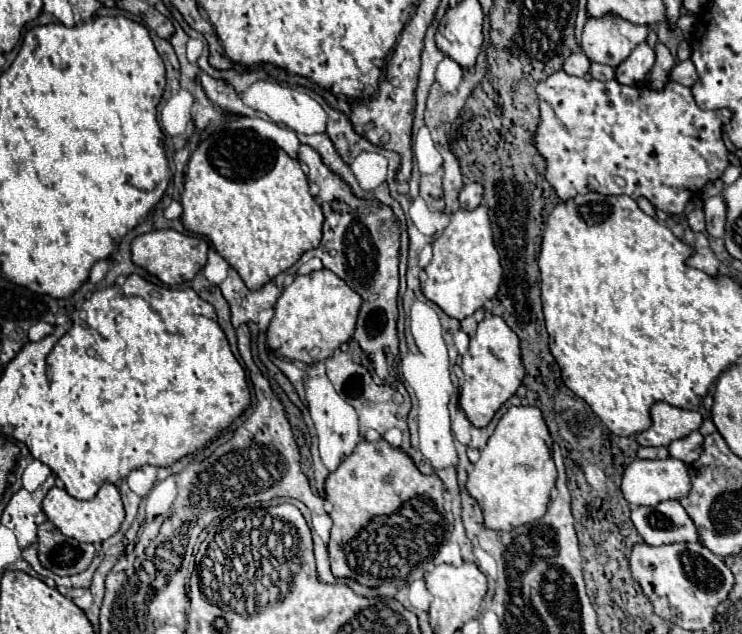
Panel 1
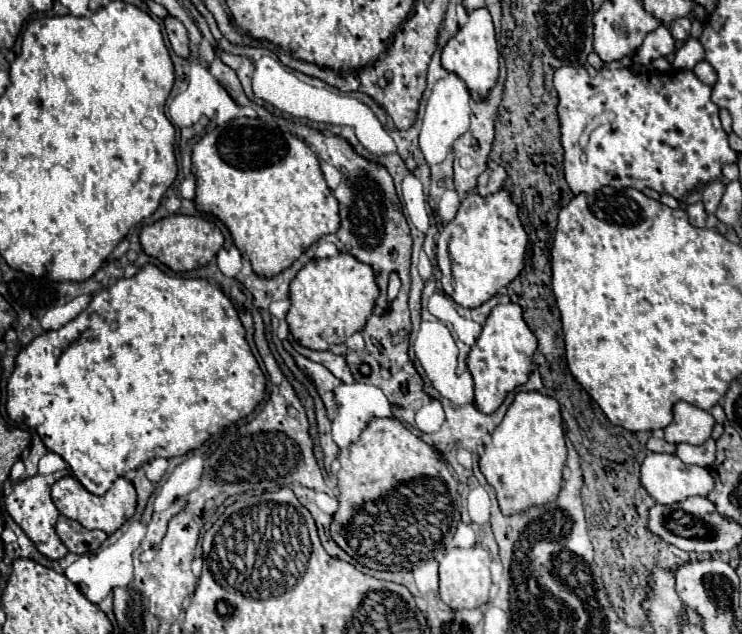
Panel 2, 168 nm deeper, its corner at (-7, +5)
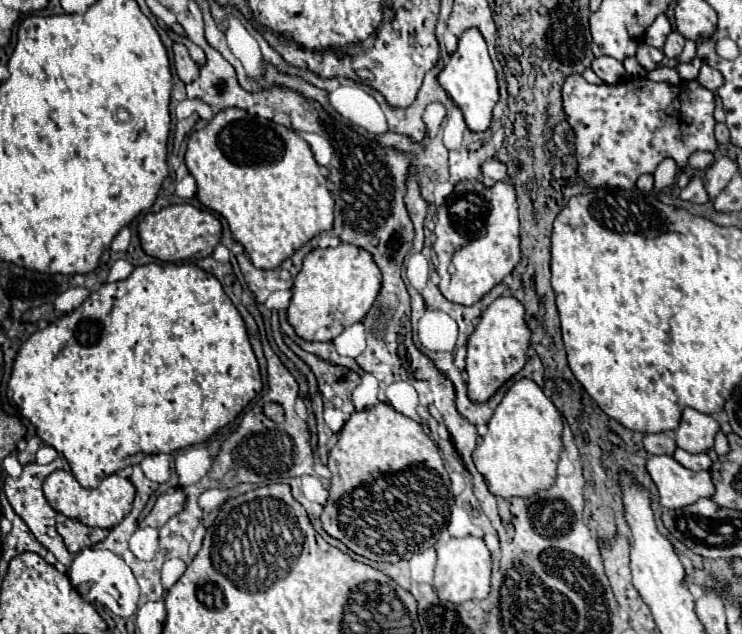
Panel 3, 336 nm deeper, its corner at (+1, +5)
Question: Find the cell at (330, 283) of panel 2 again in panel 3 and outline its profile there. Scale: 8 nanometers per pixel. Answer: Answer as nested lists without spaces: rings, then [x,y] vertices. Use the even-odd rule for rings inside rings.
[[[340,243],[334,249],[314,249],[304,257],[304,265],[294,279],[292,299],[288,307],[288,323],[296,329],[296,333],[304,341],[332,341],[334,333],[352,323],[362,321],[362,317],[370,311],[378,291],[380,291],[380,269],[374,265],[374,259],[364,249],[346,243]]]

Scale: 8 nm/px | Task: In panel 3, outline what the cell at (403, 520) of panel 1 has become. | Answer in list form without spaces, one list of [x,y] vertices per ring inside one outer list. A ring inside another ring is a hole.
[[[378,403],[374,409],[352,413],[338,443],[328,453],[328,469],[332,471],[332,479],[330,497],[320,517],[322,529],[356,555],[378,563],[398,563],[406,555],[434,547],[448,527],[454,495],[440,451],[436,443],[422,433],[422,423],[400,415],[388,403]]]

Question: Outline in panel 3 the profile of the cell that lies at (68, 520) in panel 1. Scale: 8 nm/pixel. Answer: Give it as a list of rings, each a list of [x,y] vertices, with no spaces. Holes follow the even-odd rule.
[[[54,471],[44,481],[44,497],[48,499],[54,511],[78,519],[88,527],[100,527],[100,529],[112,529],[130,513],[134,493],[136,493],[134,485],[118,475],[108,475],[96,489],[84,489],[68,471]]]

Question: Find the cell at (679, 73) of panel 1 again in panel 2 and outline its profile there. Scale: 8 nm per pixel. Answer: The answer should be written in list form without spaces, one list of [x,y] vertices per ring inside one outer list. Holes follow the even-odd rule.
[[[700,61],[696,67],[694,67],[694,73],[696,73],[696,77],[702,81],[702,83],[706,83],[706,85],[714,85],[716,83],[716,71],[714,71],[714,67],[710,65],[710,63],[706,63],[706,61]]]

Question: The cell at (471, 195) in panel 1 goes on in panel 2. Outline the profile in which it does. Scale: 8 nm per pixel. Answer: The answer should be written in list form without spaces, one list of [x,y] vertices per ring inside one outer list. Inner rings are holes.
[[[488,167],[480,177],[478,177],[478,193],[480,195],[492,195],[502,189],[502,181],[506,179],[506,169],[504,167]]]

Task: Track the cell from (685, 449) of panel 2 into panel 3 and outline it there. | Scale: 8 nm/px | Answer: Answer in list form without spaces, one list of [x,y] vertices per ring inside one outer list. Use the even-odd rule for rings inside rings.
[[[676,449],[672,457],[674,457],[680,465],[684,465],[686,469],[690,469],[690,471],[710,469],[710,465],[712,465],[712,461],[710,461],[710,457],[708,457],[706,453],[696,453],[696,455],[692,455],[692,453],[686,453],[684,449]]]

